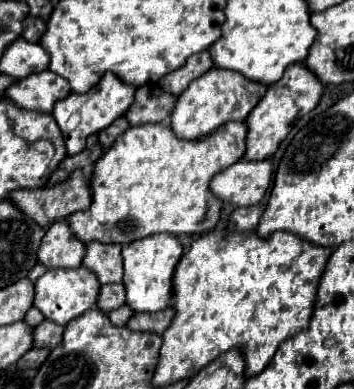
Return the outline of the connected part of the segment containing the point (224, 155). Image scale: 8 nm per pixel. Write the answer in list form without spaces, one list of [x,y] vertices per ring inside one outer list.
[[[227,122],[227,124],[223,124],[221,128],[217,128],[215,132],[207,134],[207,136],[203,136],[203,138],[199,138],[199,140],[179,140],[179,138],[175,138],[175,134],[171,132],[169,126],[161,126],[161,124],[143,124],[143,126],[127,128],[127,130],[111,144],[111,148],[95,162],[93,174],[91,174],[91,180],[89,180],[89,188],[91,188],[91,196],[93,196],[93,198],[91,198],[91,206],[89,206],[89,210],[85,210],[85,212],[75,212],[75,214],[71,214],[71,216],[67,218],[67,224],[69,224],[71,232],[73,232],[75,238],[81,240],[83,244],[89,244],[89,242],[97,240],[97,242],[113,242],[113,244],[121,244],[121,246],[127,246],[127,244],[133,242],[133,240],[139,240],[139,238],[145,238],[145,236],[157,234],[157,232],[169,232],[169,234],[175,234],[175,236],[179,236],[179,234],[197,234],[201,222],[205,220],[205,212],[207,212],[207,208],[209,208],[209,196],[211,196],[211,194],[209,194],[209,182],[211,182],[211,178],[213,178],[217,172],[223,172],[225,168],[229,168],[231,164],[235,164],[237,160],[243,158],[243,154],[245,154],[245,132],[247,132],[245,122]]]

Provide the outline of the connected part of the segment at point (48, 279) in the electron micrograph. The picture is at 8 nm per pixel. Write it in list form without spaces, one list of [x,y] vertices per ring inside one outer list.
[[[71,268],[71,270],[47,270],[41,278],[35,282],[35,296],[33,296],[33,306],[51,322],[65,326],[69,320],[77,318],[85,310],[89,310],[95,304],[99,292],[99,282],[93,272],[87,268]]]

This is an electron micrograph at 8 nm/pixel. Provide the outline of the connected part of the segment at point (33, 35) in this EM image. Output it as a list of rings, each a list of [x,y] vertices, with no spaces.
[[[27,16],[25,30],[23,30],[23,38],[27,38],[29,42],[39,42],[39,38],[41,38],[43,32],[45,32],[45,22],[41,18]]]

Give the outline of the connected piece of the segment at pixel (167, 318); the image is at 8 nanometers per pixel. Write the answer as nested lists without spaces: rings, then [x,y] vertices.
[[[171,308],[159,310],[159,320],[157,320],[157,312],[143,312],[143,314],[133,314],[127,322],[129,330],[139,330],[139,332],[155,332],[161,334],[169,322],[171,322]]]

